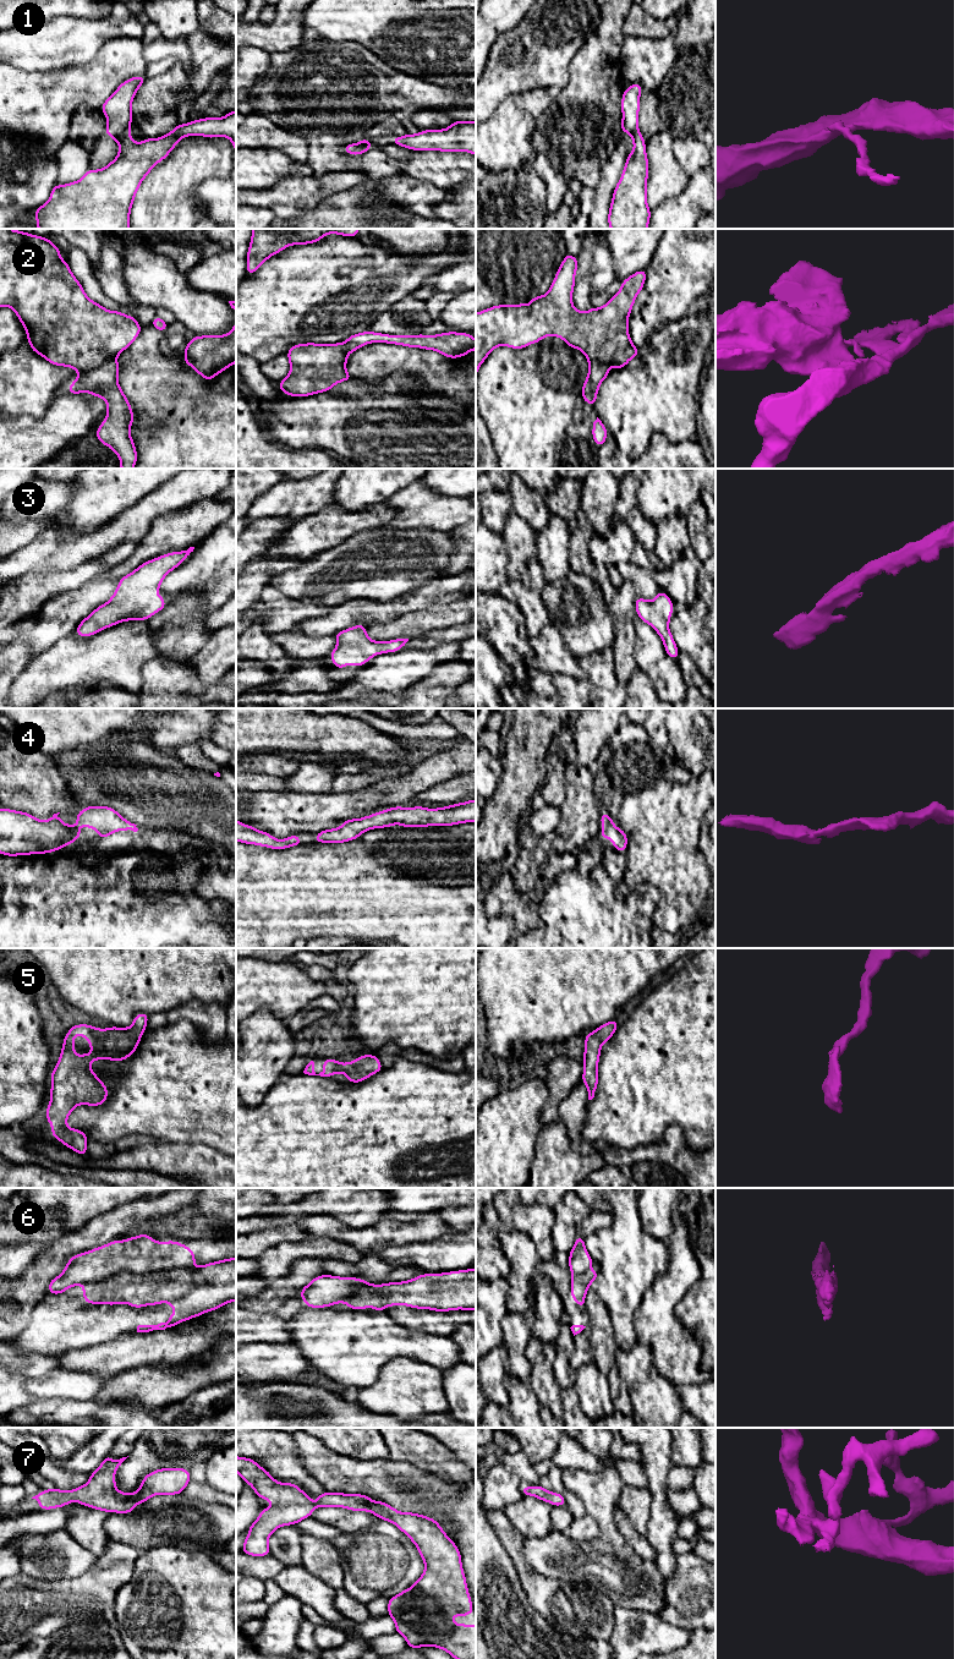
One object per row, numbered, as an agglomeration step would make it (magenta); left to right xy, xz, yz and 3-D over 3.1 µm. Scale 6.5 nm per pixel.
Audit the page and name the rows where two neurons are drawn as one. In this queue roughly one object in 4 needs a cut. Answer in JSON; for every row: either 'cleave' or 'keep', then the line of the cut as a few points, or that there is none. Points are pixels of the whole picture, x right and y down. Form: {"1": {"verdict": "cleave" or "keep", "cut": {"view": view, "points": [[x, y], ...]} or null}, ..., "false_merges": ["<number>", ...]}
{"1": {"verdict": "cleave", "cut": {"view": "xz", "points": [[369, 141], [351, 154]]}}, "2": {"verdict": "cleave", "cut": {"view": "xy", "points": [[115, 357], [88, 371], [78, 372]]}}, "3": {"verdict": "keep", "cut": null}, "4": {"verdict": "keep", "cut": null}, "5": {"verdict": "keep", "cut": null}, "6": {"verdict": "cleave", "cut": {"view": "xy", "points": [[191, 1265], [146, 1273], [118, 1273], [87, 1285]]}}, "7": {"verdict": "keep", "cut": null}, "false_merges": ["1", "2", "6"]}

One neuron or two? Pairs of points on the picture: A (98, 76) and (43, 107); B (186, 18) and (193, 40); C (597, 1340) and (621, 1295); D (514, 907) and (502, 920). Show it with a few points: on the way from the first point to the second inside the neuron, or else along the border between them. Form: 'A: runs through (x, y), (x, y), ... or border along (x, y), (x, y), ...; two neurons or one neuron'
A: runs through (85, 87), (71, 88), (56, 96); one neuron
B: border along (197, 28), (185, 37); two neurons
C: border along (593, 1291), (608, 1313), (615, 1343); two neurons
D: border along (505, 913), (513, 919), (515, 929); two neurons

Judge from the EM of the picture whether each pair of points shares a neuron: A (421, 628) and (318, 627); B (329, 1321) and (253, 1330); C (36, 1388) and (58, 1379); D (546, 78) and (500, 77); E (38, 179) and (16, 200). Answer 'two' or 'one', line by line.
A: two
B: two
C: one
D: one
E: one

